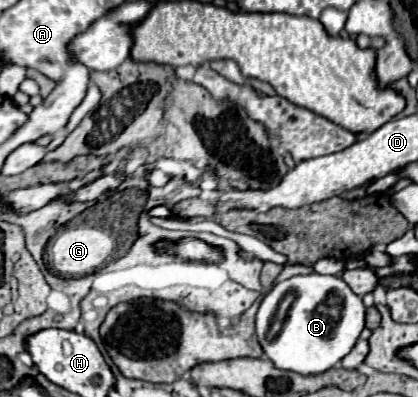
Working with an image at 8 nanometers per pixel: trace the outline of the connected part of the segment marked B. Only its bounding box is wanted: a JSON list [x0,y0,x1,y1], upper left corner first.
[256,274,364,374]

